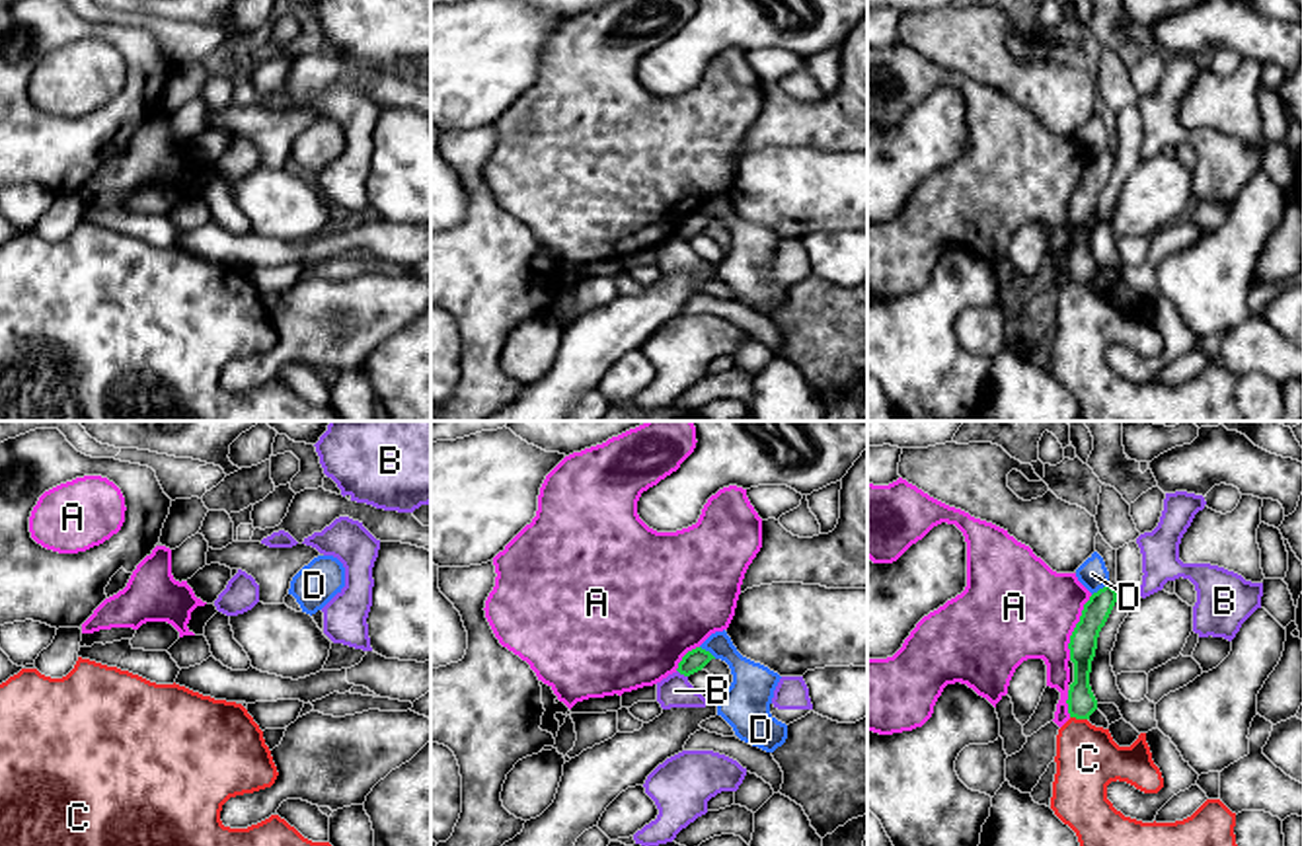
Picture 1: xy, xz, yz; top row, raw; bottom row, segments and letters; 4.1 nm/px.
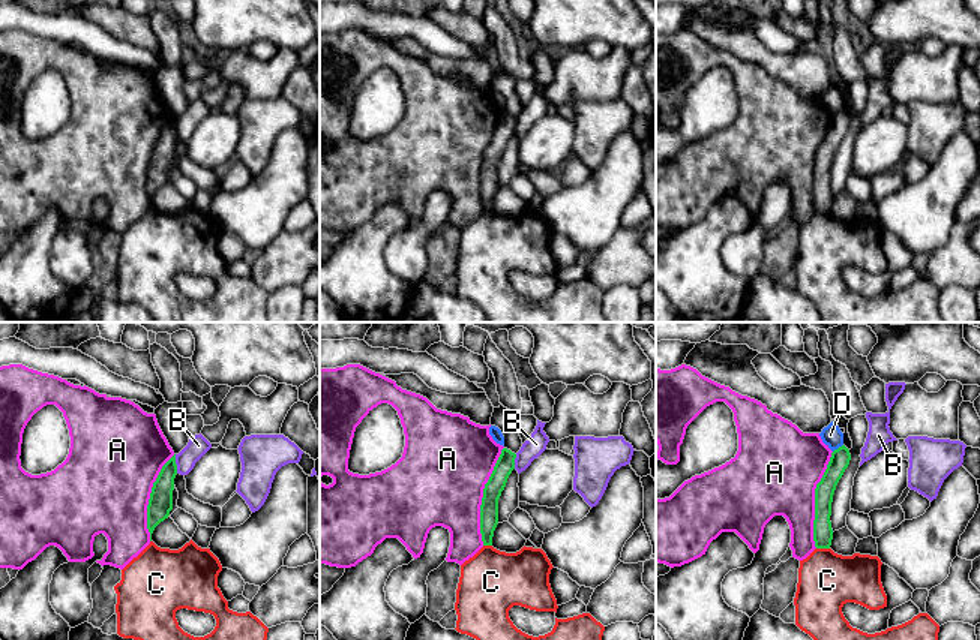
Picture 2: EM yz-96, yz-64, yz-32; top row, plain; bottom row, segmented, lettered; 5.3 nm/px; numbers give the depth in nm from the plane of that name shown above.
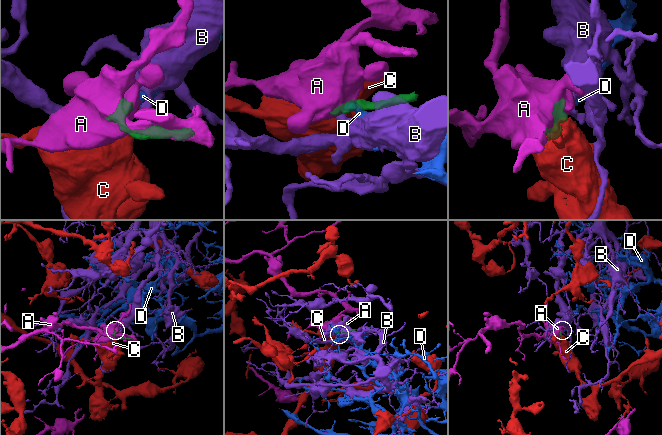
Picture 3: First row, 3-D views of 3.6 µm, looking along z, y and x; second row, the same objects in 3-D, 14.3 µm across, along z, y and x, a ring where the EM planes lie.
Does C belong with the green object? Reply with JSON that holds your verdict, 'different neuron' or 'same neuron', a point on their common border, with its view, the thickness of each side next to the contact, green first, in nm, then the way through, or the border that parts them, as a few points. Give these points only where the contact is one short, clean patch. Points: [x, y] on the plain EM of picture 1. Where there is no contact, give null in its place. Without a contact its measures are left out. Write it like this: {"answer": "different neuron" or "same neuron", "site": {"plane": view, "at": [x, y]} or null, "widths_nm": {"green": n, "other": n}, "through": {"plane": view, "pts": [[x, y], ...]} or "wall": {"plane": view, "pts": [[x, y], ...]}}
{"answer": "different neuron", "site": {"plane": "yz", "at": [1078, 281]}, "widths_nm": {"green": 120, "other": 260}, "wall": {"plane": "yz", "pts": [[1071, 279], [1086, 283]]}}

